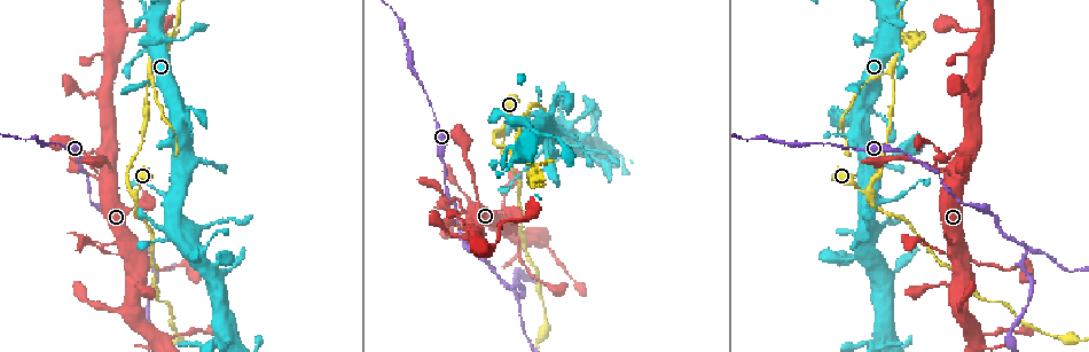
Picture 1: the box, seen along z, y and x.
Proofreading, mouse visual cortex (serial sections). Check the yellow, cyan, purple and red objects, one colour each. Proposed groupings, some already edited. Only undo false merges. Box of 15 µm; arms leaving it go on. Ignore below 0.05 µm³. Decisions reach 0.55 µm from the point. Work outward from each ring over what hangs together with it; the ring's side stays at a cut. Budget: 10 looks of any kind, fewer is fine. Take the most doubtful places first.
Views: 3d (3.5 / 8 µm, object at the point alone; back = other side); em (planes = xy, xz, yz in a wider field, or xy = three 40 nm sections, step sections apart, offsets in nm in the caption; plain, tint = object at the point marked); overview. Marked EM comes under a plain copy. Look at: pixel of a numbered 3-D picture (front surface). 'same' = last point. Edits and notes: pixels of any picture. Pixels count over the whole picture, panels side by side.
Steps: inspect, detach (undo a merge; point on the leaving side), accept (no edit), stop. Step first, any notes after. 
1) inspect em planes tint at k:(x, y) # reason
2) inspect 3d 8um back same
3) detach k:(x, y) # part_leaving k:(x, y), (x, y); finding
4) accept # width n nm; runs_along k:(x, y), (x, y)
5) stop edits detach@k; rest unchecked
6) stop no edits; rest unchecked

inspect 3d 8um at 1:(1027, 246) # arms part here

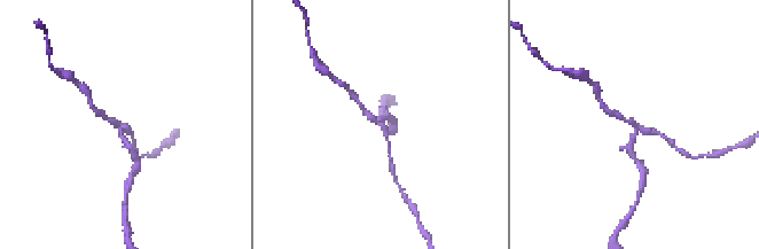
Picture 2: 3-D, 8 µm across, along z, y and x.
inspect em xy step 1 tint at 2:(635, 127) # arms 3; arm_widths 200, 200, 200 nm

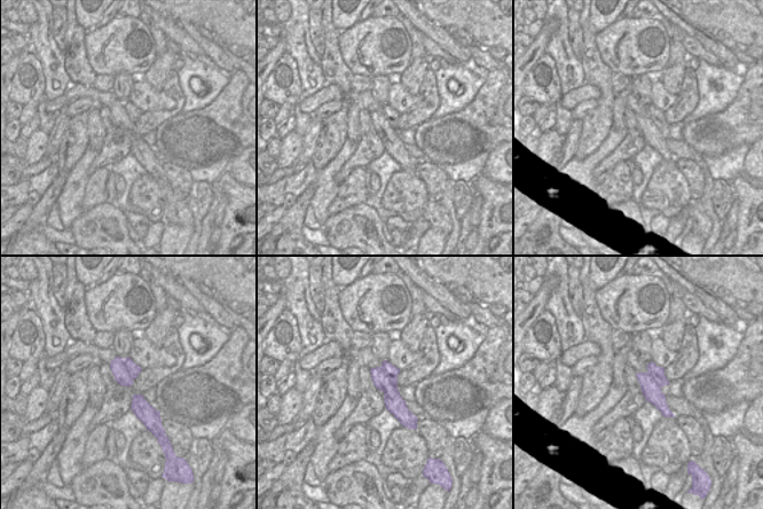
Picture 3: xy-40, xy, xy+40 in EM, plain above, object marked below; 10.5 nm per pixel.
detach 2:(630, 149) # width 260 nm; part_leaving 2:(635, 125), (631, 153), (639, 164); two cells meet here

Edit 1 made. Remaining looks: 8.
inspect overview

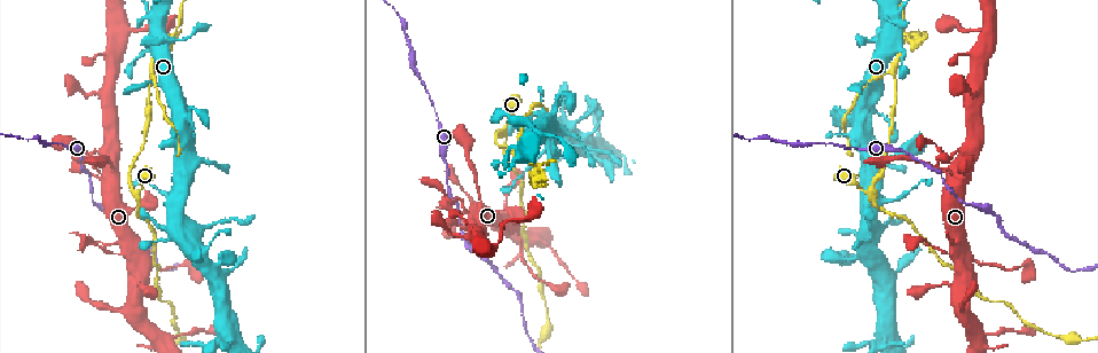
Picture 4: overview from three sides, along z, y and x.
inspect 3d 3.5um at 4:(138, 195) # two arms in line, one across

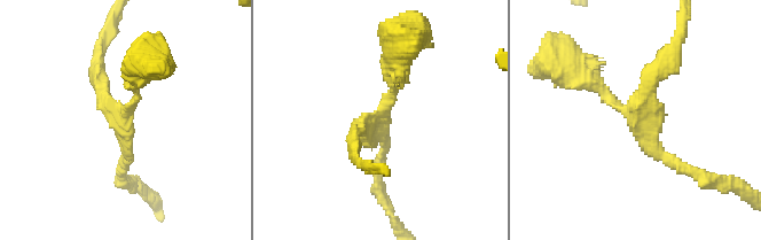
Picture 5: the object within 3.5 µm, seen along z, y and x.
inspect em xy step 2 tint at 5:(630, 116) # need the tissue

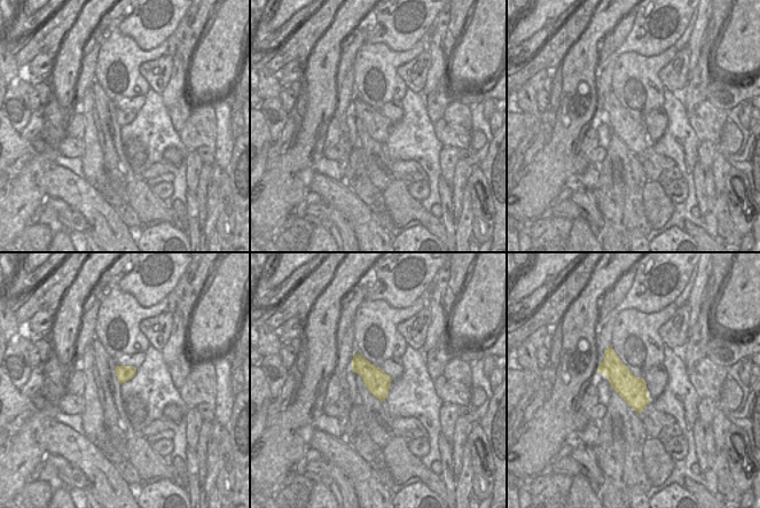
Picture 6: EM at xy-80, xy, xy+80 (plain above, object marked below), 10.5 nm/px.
accept # runs_along 5:(393, 55), (393, 97), (355, 153); continuous, no second cell

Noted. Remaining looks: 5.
inspect 3d 3.5um at 4:(531, 163)

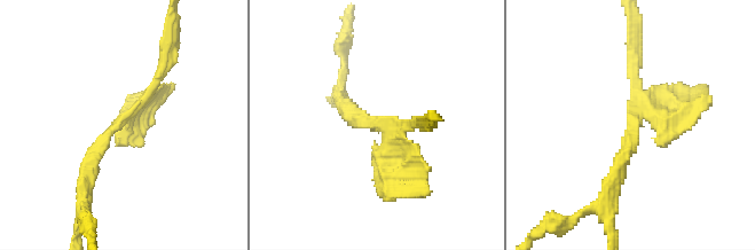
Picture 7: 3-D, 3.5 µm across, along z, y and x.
inspect em planes tint at 7:(634, 121)

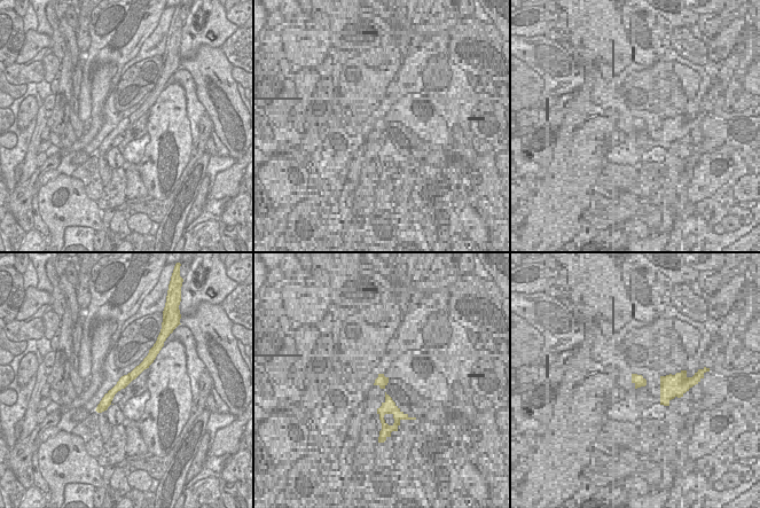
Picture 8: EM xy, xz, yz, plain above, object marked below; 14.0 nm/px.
accept # width 160 nm; runs_along 8:(151, 357), (125, 380), (101, 407); continuous, no second cell

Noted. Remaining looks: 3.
inspect 3d 8um at 4:(447, 196) # calibre changes

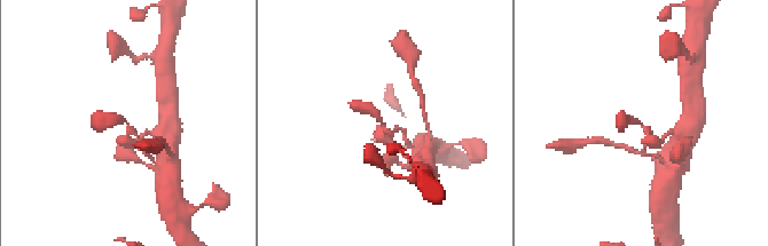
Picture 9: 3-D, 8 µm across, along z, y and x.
inspect em planes tint at 9:(641, 122) # now the EM

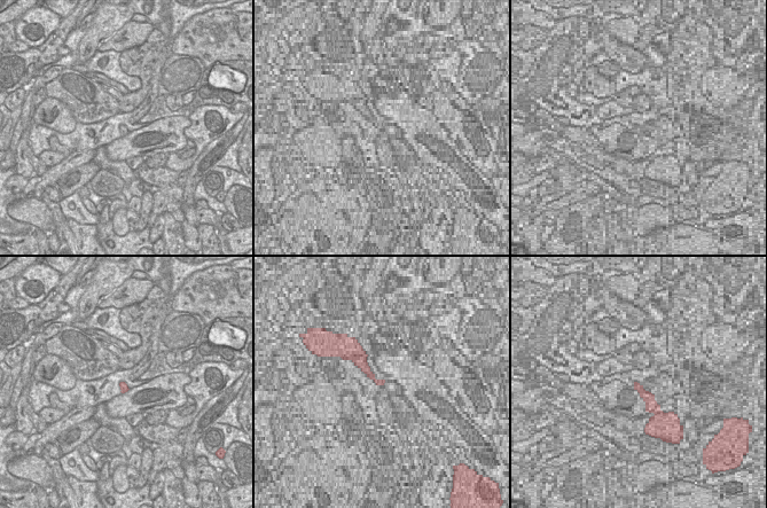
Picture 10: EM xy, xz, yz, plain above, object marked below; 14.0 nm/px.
accept # runs_along 9:(392, 144), (379, 118), (360, 106); one cell here

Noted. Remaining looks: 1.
stop edits detach@2; rest unchecked

